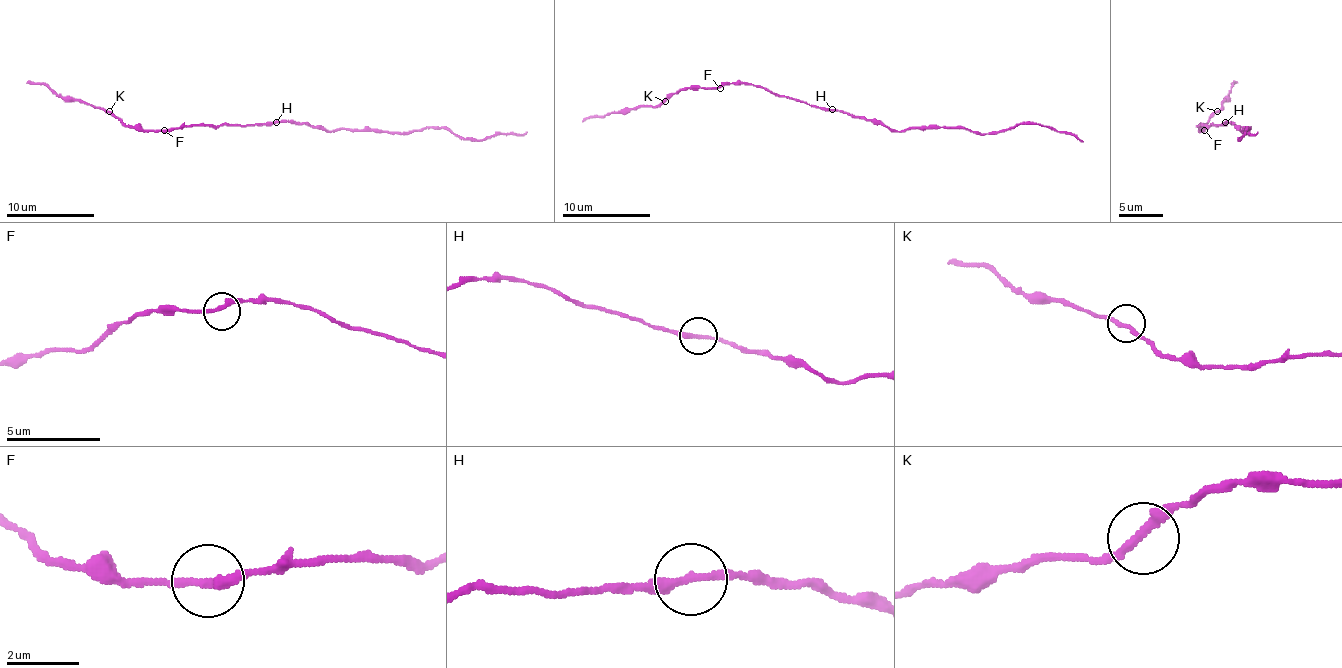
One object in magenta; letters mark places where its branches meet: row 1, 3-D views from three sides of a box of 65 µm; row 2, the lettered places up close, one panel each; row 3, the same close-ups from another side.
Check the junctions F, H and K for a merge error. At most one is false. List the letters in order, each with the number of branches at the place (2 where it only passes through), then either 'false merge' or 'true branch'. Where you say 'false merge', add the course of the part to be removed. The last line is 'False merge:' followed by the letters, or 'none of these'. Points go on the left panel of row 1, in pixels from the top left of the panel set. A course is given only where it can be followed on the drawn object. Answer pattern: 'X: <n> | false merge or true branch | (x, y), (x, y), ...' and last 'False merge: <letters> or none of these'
F: 2 | true branch
H: 2 | true branch
K: 2 | true branch
False merge: none of these

